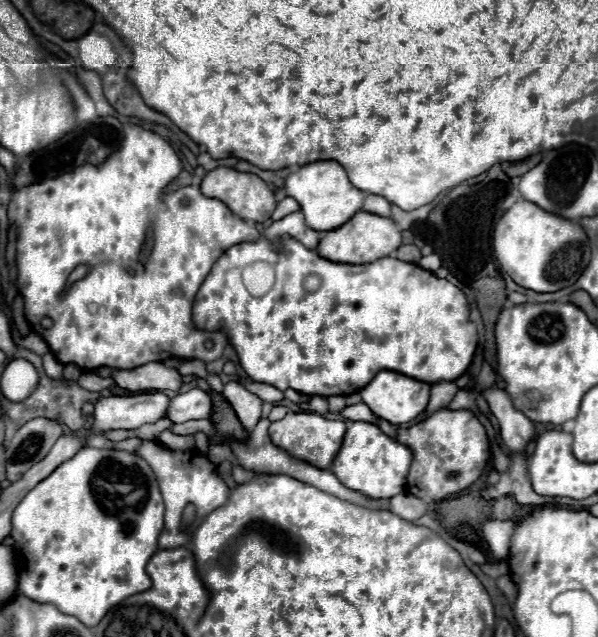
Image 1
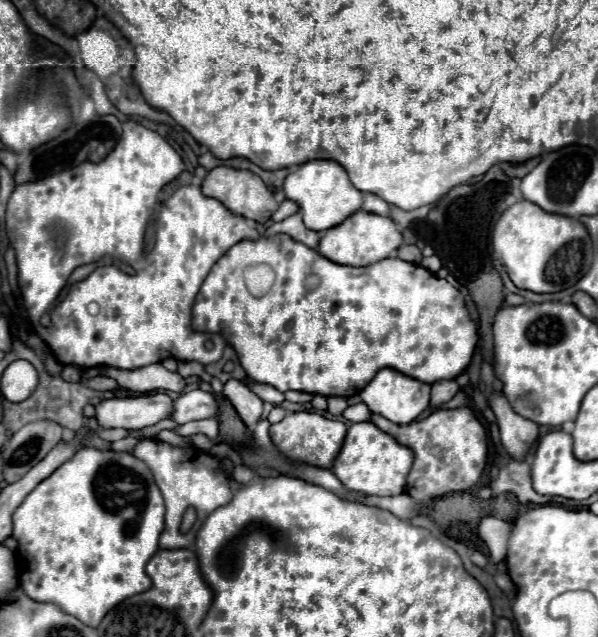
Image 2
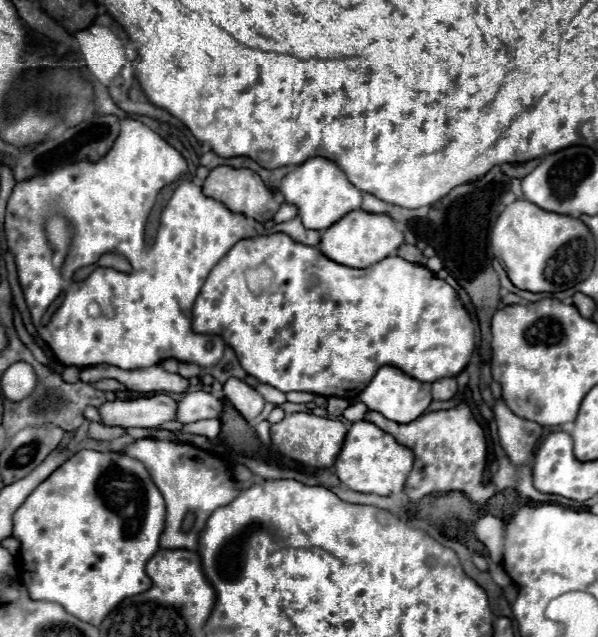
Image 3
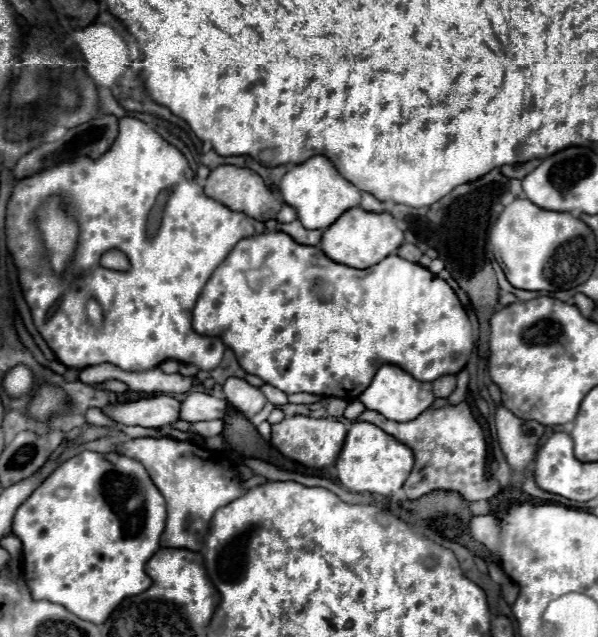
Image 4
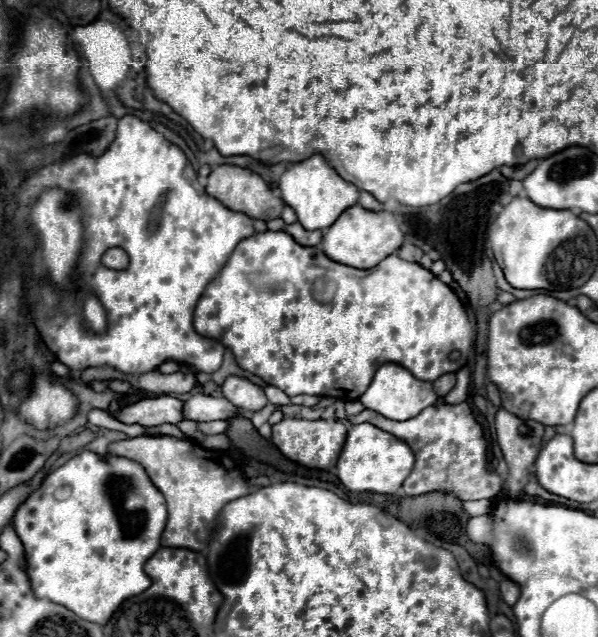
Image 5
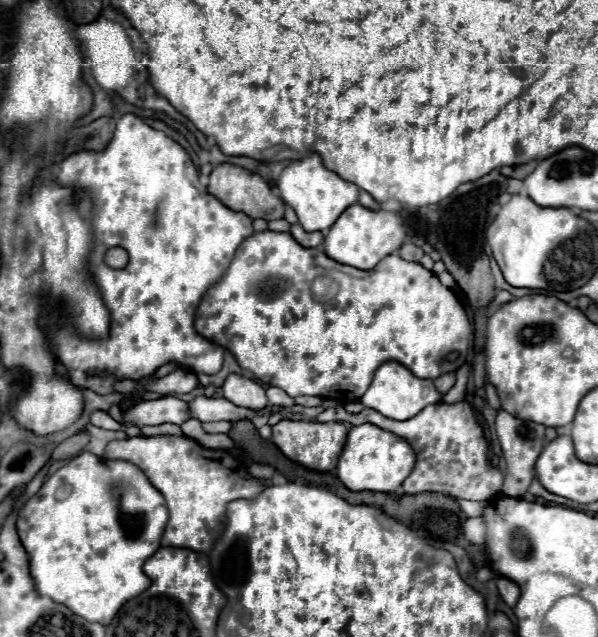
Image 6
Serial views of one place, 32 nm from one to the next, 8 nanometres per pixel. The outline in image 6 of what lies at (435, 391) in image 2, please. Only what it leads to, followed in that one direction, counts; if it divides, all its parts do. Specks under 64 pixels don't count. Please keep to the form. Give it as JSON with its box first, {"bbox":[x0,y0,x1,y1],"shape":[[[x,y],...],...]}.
{"bbox":[434,372,456,394],"shape":[[[448,372],[448,374],[438,376],[438,378],[434,380],[434,386],[436,386],[436,390],[438,390],[440,394],[446,394],[446,392],[454,386],[454,382],[456,382],[456,376],[454,376],[452,372]]]}

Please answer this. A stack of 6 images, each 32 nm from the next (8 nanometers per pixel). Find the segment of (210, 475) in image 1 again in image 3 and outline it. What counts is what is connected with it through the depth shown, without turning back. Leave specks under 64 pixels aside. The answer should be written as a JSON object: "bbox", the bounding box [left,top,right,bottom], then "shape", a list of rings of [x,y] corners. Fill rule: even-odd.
{"bbox":[124,438,238,548],"shape":[[[142,438],[130,444],[124,454],[138,458],[146,464],[148,472],[152,474],[154,484],[160,488],[166,500],[166,528],[160,536],[160,548],[198,548],[198,532],[202,532],[202,524],[210,518],[214,508],[222,504],[230,504],[238,496],[238,488],[234,486],[234,476],[226,468],[224,460],[208,450],[200,450],[192,444],[174,444],[168,440],[154,440]],[[186,514],[194,514],[194,524],[190,530],[184,530]]]}

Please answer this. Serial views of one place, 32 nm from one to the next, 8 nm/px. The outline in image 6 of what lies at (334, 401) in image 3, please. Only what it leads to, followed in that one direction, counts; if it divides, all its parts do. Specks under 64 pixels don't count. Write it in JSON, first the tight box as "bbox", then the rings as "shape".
{"bbox":[314,402,502,500],"shape":[[[468,402],[434,404],[430,408],[424,408],[418,416],[404,422],[384,418],[382,414],[370,408],[358,414],[348,414],[340,404],[326,408],[318,418],[314,418],[314,422],[350,422],[352,426],[370,422],[382,430],[404,438],[416,452],[416,466],[402,484],[404,494],[442,492],[464,500],[490,500],[502,490],[502,474],[488,462],[488,442]]]}

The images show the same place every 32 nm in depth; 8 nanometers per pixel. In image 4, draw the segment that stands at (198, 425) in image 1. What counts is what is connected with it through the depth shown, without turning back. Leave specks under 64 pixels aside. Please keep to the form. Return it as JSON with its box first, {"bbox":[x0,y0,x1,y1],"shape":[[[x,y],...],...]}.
{"bbox":[190,420,224,438],"shape":[[[204,420],[204,422],[194,422],[190,430],[192,430],[194,434],[212,438],[212,436],[218,436],[218,434],[222,432],[222,428],[224,428],[222,420]]]}

